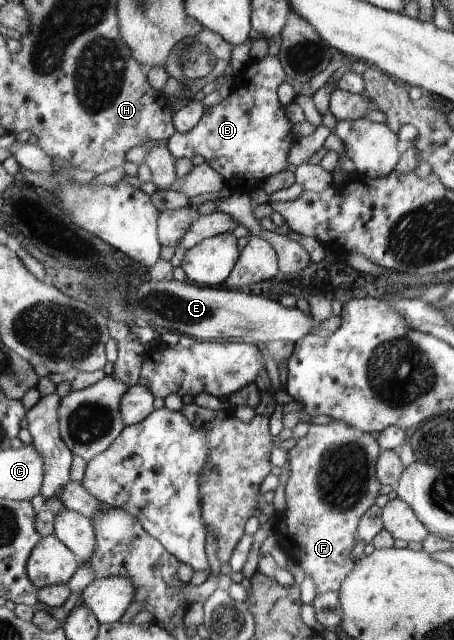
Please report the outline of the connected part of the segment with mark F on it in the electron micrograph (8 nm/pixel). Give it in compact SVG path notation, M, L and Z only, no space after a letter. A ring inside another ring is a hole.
M333 419L327 426L323 426L323 424L311 424L309 432L295 444L295 448L291 448L291 450L288 451L289 482L288 484L285 484L287 510L285 510L284 515L275 516L267 531L273 533L281 547L288 553L289 558L303 568L305 577L311 576L311 578L313 578L313 582L315 582L315 586L317 586L316 596L330 591L338 592L339 588L341 588L341 582L345 580L347 574L349 574L349 572L353 570L353 566L355 566L356 561L353 560L353 549L356 548L355 538L358 538L359 522L361 521L363 514L365 514L371 506L376 504L375 498L380 496L379 488L381 488L381 484L379 484L378 476L375 476L375 466L373 466L373 464L375 464L375 460L378 460L381 457L382 452L383 449L379 446L377 436L367 433L366 431L358 430L355 426L349 426L349 424L345 424L345 422L339 422L339 420Z

